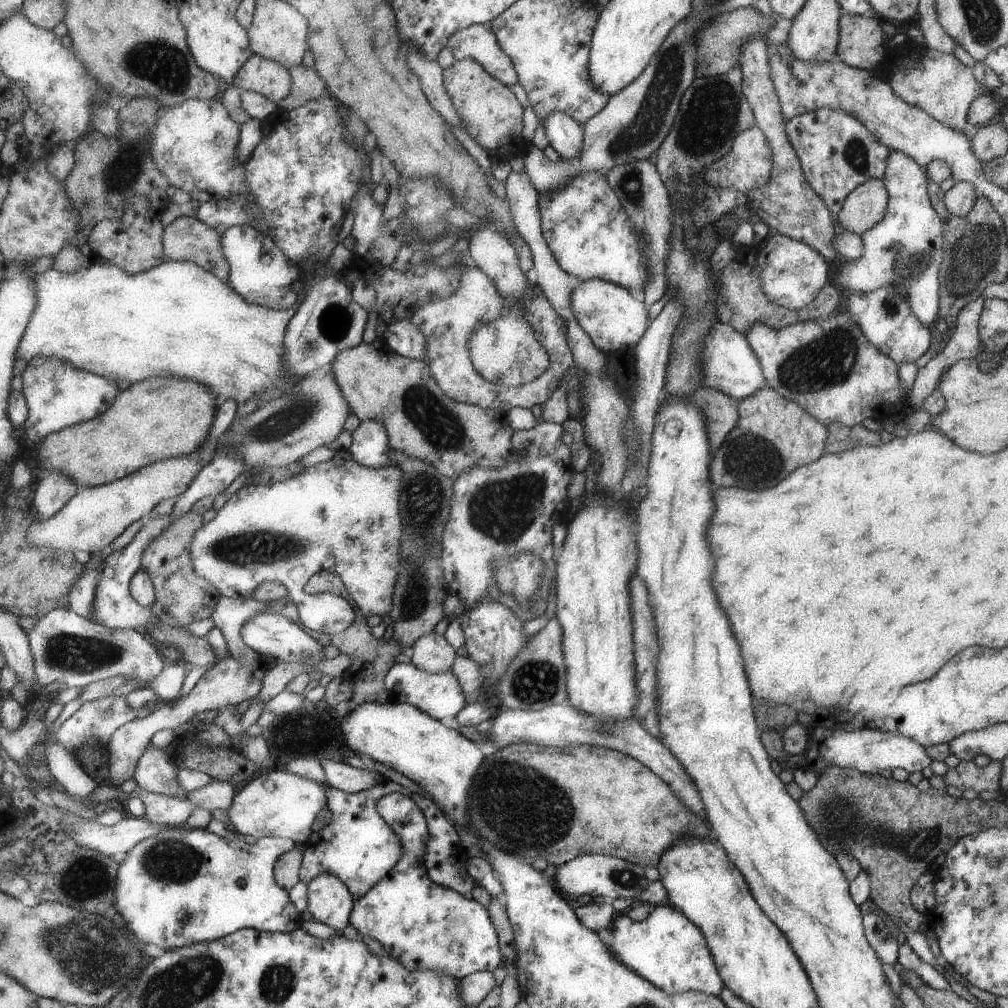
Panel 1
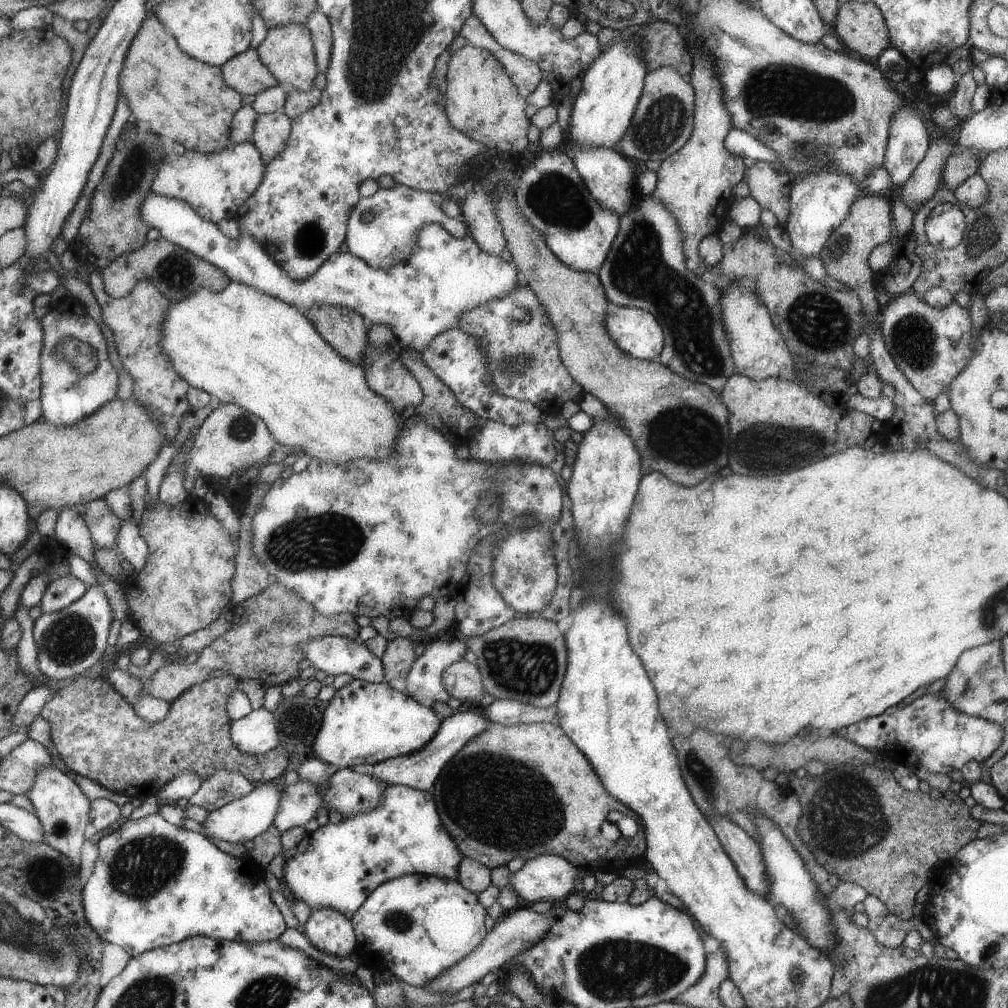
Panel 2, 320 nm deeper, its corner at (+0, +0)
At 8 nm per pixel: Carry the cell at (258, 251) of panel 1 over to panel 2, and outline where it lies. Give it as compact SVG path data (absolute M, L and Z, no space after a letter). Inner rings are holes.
M153 189L148 198L141 205L142 219L155 227L165 240L184 248L220 268L230 281L237 281L253 287L255 290L271 295L285 304L305 311L311 307L325 305L326 307L341 307L359 314L368 324L381 323L392 329L395 334L395 342L401 350L413 349L423 352L424 348L432 342L432 338L456 326L460 322L460 316L465 311L477 307L483 307L490 300L503 298L518 286L514 265L503 261L499 256L493 256L480 249L468 234L461 238L449 234L441 225L427 223L417 231L416 247L412 255L404 262L398 262L388 269L374 269L363 259L353 256L348 251L334 252L321 263L321 266L304 281L292 281L288 274L277 266L276 261L264 251L264 248L251 236L241 235L237 240L227 238L217 228L216 224L203 220L194 212L188 202L158 195Z

